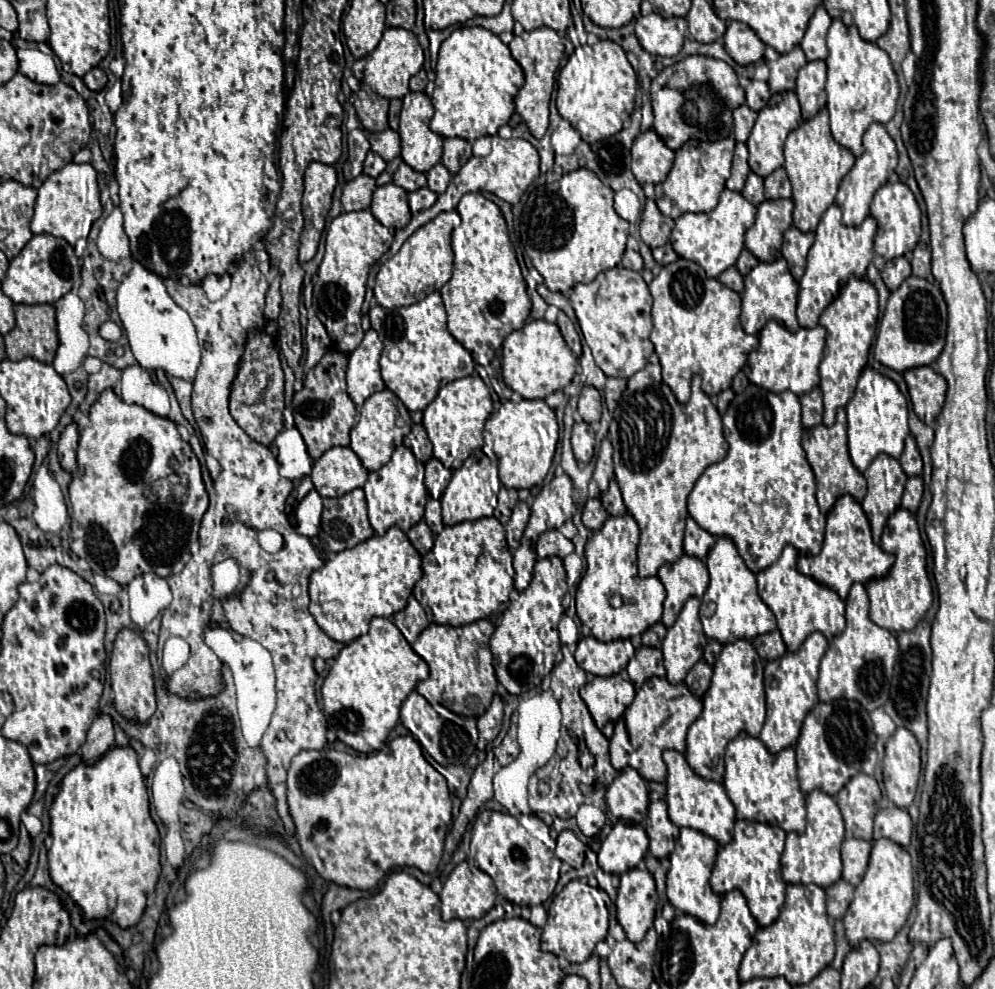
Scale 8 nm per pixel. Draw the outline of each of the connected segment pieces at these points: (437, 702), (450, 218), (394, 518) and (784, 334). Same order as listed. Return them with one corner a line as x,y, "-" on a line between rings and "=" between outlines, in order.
478,620
458,628
430,624
414,642
414,652
422,656
430,668
430,678
420,682
416,691
444,720
452,722
452,714
478,718
490,706
498,684
492,666
492,652
488,648
492,634
494,626
488,620
=
456,210
440,212
428,224
420,226
402,244
398,254
394,254
388,262
384,262
380,266
374,286
374,297
377,304
384,308
410,306
410,304
420,302
428,294
440,290
452,278
454,254
452,254
452,246
450,246
450,234
456,226
460,226
460,216
=
398,446
388,464
384,464
376,472
370,472
368,482
364,484
364,492
368,500
368,518
378,534
386,534
388,528
392,526
408,532
414,524
418,524
424,518
426,504
424,475
424,464
417,461
410,448
406,446
=
768,320
768,324
758,334
760,346
758,350
748,354
748,362
744,366
744,374
750,382
754,382
760,388
766,388
770,392
784,392
790,390
796,396
810,392
810,388
818,386
818,364
822,360
824,352
824,338
826,328
814,326
814,328
800,328
798,332
788,332
782,324
776,320

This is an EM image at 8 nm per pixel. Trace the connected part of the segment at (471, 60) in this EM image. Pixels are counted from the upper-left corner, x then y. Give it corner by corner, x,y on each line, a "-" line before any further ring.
458,28
440,46
434,84
434,116
430,120
430,130
444,138
464,138
474,142
480,136
496,136
498,128
508,124
514,114
514,96
518,94
518,86
524,84
524,72
512,58
510,48
496,34
486,28

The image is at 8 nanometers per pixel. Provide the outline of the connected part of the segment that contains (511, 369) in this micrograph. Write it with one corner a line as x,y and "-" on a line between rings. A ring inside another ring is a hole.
532,320
524,328
512,332
504,340
502,350
504,350
504,358
502,358
504,382
522,398
528,400
546,398
552,392
564,390
576,374
578,360
574,352
564,342
558,326
546,320

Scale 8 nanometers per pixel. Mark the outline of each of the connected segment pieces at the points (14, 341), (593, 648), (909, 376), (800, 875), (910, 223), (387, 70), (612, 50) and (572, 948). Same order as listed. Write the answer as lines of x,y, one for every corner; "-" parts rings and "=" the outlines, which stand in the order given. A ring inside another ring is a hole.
16,304
16,326
4,336
8,360
34,358
52,364
58,350
56,318
52,304
=
594,636
580,638
574,652
580,668
594,676
612,676
626,668
630,656
634,656
634,646
630,640
600,642
=
918,366
904,372
908,394
916,416
934,426
934,418
940,414
946,398
946,380
934,372
932,366
=
812,790
806,794
806,810
806,830
802,834
786,834
786,848
782,852
782,876
790,884
818,884
826,888
834,884
834,880
838,880
842,874
840,844
844,840
844,820
836,800
822,790
=
904,182
882,184
870,204
870,216
878,220
874,250
884,260
892,260
894,256
902,256
916,246
916,242
920,238
920,206
918,206
912,190
=
386,28
380,44
366,58
356,60
352,70
360,82
368,84
374,92
390,100
390,98
404,98
404,94
408,92
410,76
418,74
422,64
424,64
424,52
414,32
404,30
404,28
=
598,40
593,46
577,47
559,71
556,108
580,132
582,140
598,142
600,138
618,134
624,120
634,112
636,82
638,78
626,52
612,40
=
572,880
560,894
554,896
548,908
548,919
542,930
542,948
556,956
564,956
572,964
586,962
596,944
608,934
609,896
599,887
588,886
582,880

